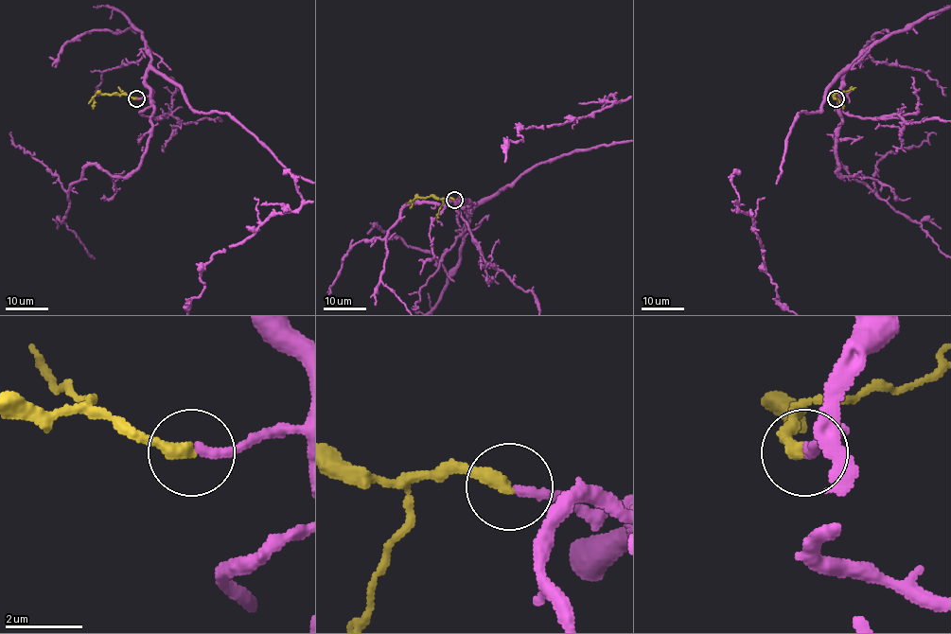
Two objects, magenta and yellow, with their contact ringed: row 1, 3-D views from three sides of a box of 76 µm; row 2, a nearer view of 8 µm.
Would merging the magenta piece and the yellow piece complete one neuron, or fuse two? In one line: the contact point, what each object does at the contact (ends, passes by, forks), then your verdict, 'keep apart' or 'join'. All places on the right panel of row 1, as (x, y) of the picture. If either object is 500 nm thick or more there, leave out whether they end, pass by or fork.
(836, 98) | magenta ends | yellow ends | join

